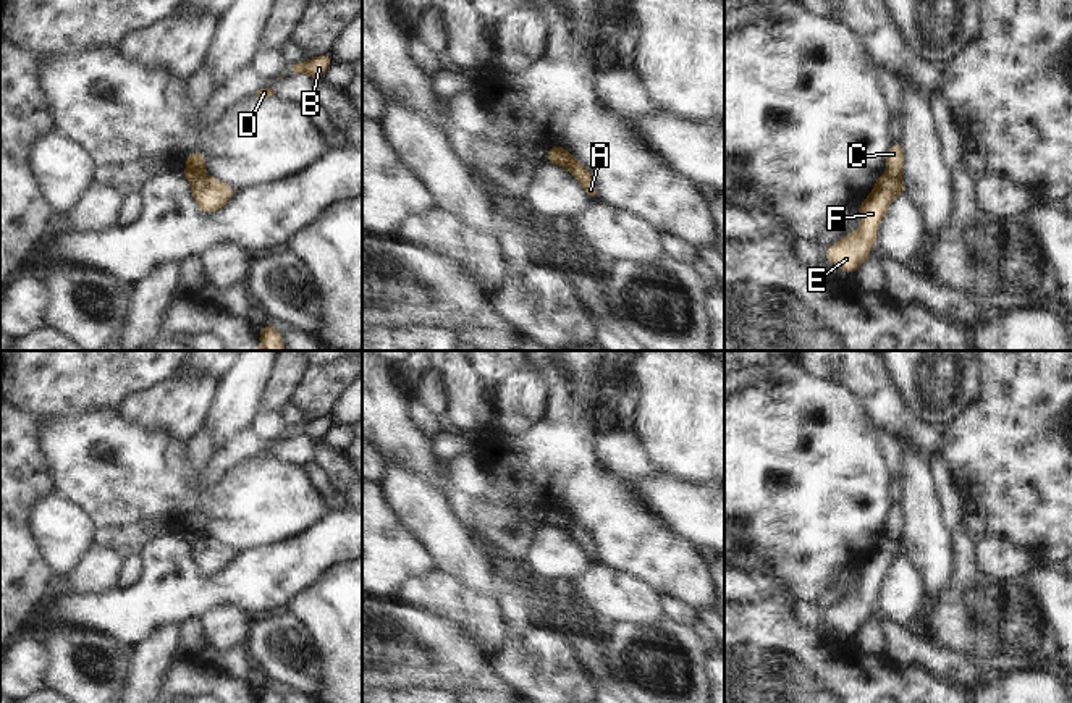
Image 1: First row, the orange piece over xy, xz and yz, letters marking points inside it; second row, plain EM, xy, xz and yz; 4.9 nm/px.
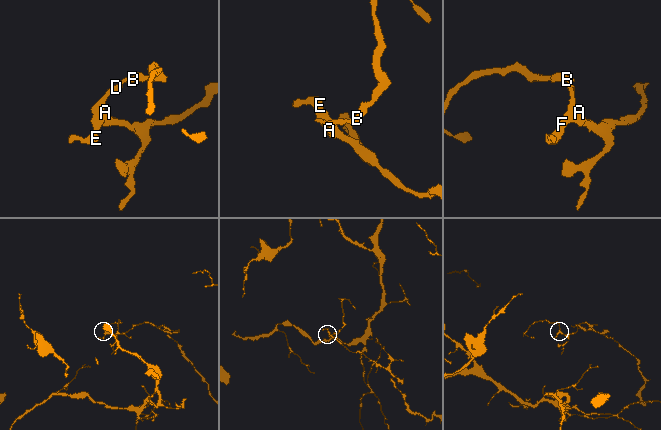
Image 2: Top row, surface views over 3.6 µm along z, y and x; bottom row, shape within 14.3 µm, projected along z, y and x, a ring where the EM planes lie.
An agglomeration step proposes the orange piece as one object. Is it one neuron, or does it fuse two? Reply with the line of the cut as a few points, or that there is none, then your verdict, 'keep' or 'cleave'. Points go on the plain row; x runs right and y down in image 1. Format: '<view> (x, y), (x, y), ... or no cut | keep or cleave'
xy (206, 537), (193, 537), (188, 542) | cleave

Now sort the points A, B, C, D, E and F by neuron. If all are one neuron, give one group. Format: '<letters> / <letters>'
A E F / B C D

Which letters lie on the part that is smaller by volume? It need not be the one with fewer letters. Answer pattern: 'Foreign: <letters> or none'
Foreign: B, C, D

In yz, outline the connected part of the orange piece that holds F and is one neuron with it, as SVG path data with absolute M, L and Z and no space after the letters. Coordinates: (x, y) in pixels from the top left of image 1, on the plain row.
M886 535L878 538L873 545L873 553L857 569L860 588L825 609L828 624L842 635L857 635L860 627L870 621L870 612L880 598L880 587L889 566L902 556L907 558L902 541Z

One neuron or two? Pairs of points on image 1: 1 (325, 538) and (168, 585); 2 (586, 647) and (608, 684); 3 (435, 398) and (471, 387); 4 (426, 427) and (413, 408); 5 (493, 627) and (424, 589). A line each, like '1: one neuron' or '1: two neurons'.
1: one neuron
2: one neuron
3: two neurons
4: one neuron
5: one neuron

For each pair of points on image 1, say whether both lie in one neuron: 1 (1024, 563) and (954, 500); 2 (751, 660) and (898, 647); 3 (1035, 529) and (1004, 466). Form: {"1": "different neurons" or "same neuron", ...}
{"1": "different neurons", "2": "different neurons", "3": "same neuron"}

